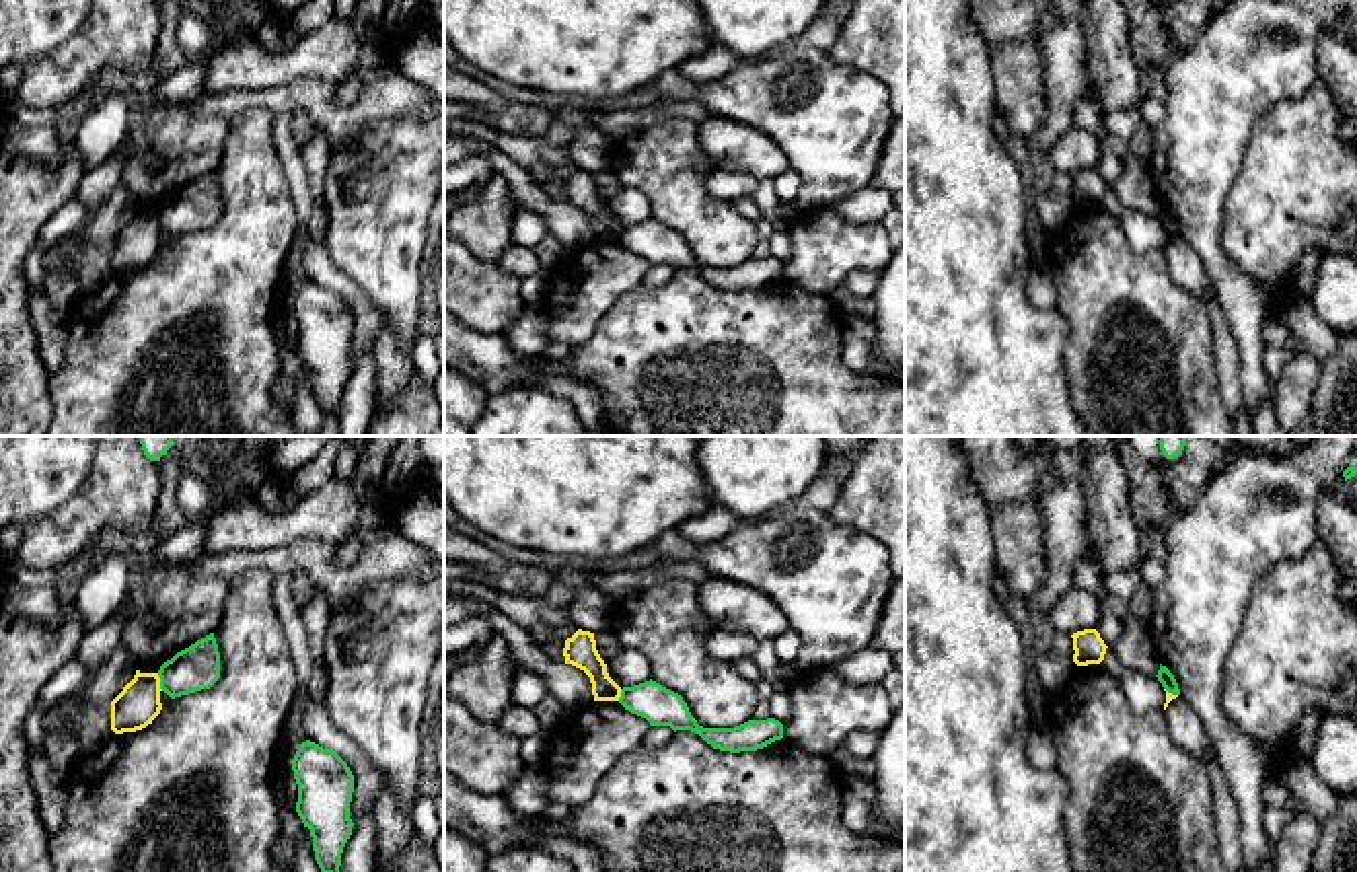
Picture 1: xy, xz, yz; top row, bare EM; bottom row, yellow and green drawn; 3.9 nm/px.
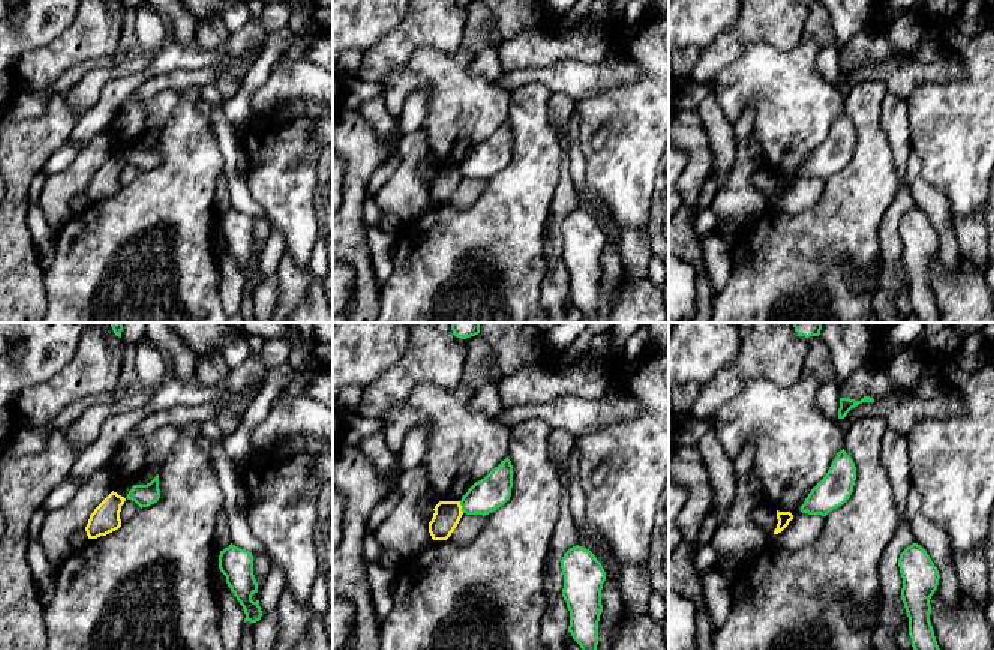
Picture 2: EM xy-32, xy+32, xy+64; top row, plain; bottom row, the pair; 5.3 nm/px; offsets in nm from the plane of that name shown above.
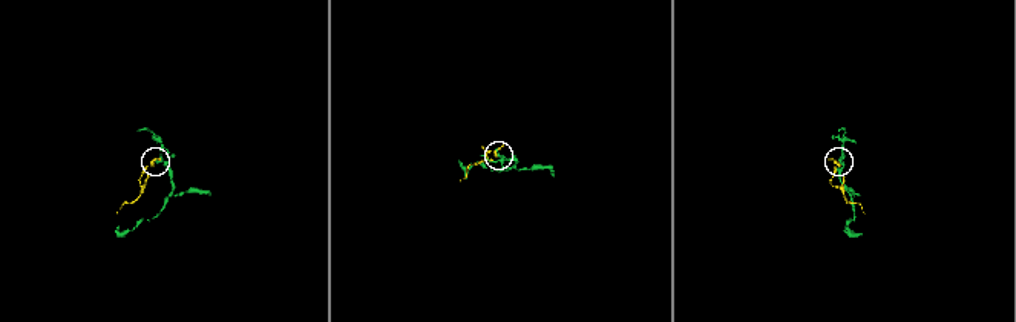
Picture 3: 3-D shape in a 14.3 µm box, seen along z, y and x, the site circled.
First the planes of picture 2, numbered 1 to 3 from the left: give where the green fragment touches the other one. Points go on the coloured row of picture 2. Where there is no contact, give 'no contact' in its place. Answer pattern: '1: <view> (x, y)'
1: no contact
2: xy+32 (461, 508)
3: no contact

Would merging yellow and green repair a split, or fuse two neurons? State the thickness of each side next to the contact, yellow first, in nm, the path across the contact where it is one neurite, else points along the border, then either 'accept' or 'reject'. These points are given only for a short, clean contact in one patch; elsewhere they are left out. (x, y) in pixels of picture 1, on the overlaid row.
calibres 170 and 180 nm; border xy (157, 673), (163, 689); reject

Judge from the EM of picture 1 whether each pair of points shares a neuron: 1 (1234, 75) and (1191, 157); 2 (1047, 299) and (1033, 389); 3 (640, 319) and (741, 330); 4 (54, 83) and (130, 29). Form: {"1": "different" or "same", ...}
{"1": "same", "2": "different", "3": "same", "4": "same"}

